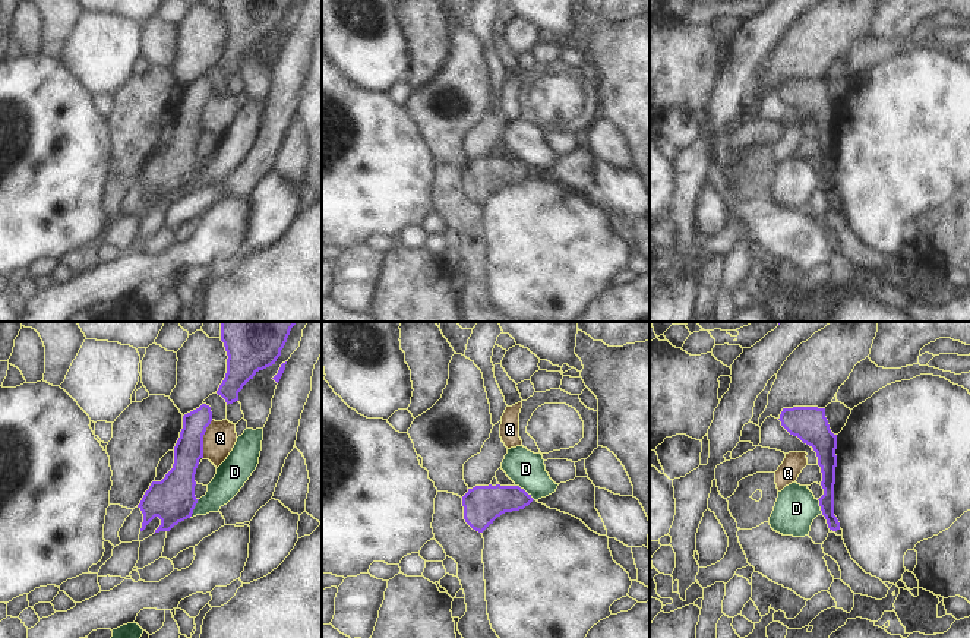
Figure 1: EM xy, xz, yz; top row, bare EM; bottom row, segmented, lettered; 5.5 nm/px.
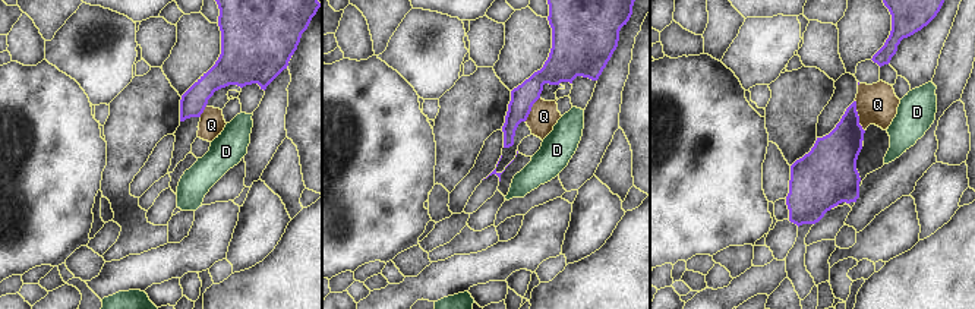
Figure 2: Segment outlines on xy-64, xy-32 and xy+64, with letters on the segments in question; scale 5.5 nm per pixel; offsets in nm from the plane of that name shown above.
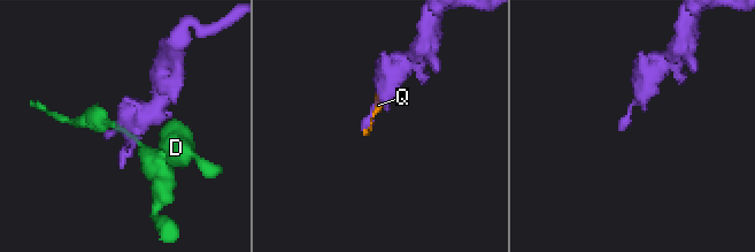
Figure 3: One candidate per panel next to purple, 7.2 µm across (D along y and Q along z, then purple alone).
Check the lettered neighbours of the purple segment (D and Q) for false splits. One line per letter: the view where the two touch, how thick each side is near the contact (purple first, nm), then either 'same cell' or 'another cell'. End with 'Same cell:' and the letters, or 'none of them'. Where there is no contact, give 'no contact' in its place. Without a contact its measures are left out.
D: xz | 200/200 nm | another cell
Q: xy | 160/180 nm | another cell
Same cell: none of them

